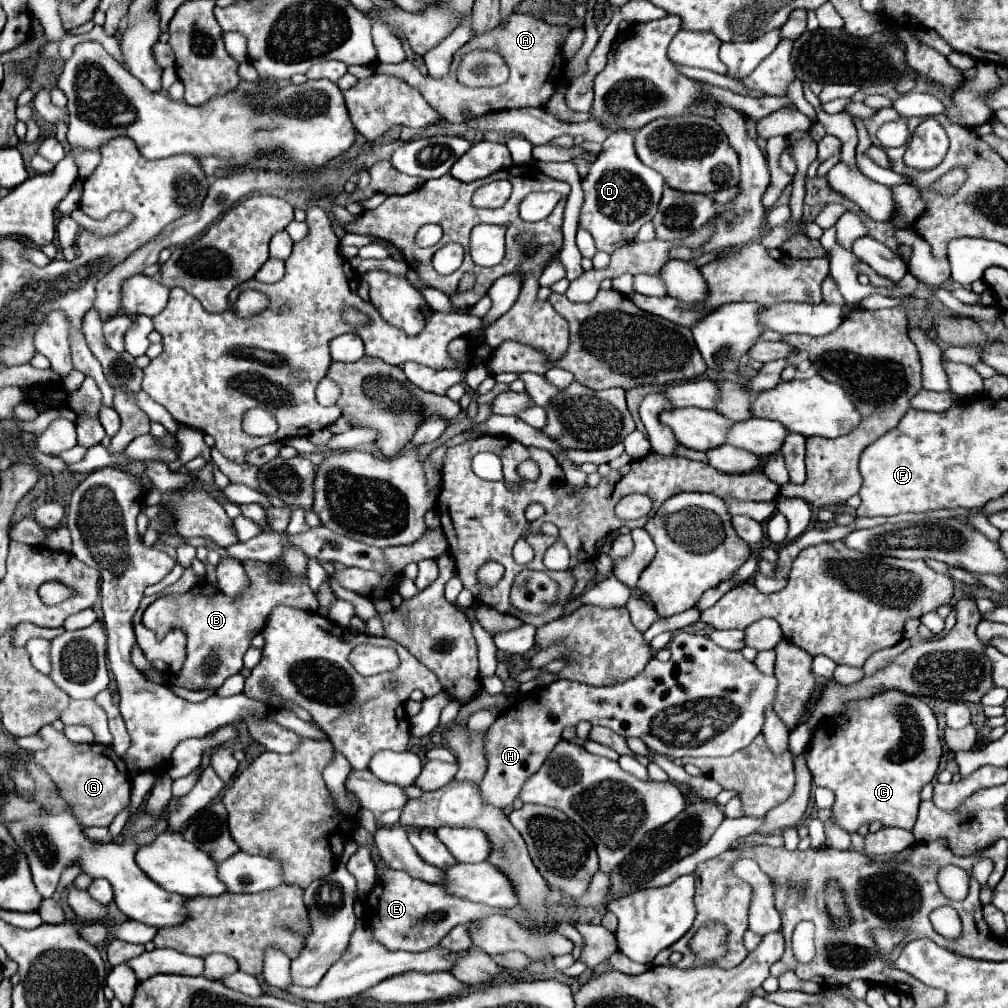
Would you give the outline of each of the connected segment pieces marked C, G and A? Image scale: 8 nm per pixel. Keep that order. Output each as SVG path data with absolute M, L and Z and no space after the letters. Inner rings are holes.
M882 690L878 696L844 704L844 710L839 715L826 719L824 725L816 729L804 756L814 784L836 794L832 820L840 828L846 832L856 832L862 824L882 822L884 828L898 826L912 830L920 804L920 788L928 784L938 770L942 742L938 734L938 722L930 706L924 704L920 696L912 696L900 690Z
M52 726L40 730L48 740L46 750L32 752L34 760L44 766L48 776L62 788L62 798L78 812L78 820L84 826L110 826L114 816L130 802L130 774L122 758L106 756L106 746L100 744L74 744Z
M512 14L510 20L506 22L506 28L494 28L486 34L480 34L472 42L468 42L464 48L460 48L454 56L452 70L446 78L436 80L432 76L422 76L416 66L408 60L400 64L378 64L376 72L382 74L392 74L402 80L406 80L410 86L418 88L426 102L448 122L462 122L464 110L470 110L472 116L476 114L486 114L486 112L498 112L498 110L512 110L512 108L526 108L526 106L544 106L546 100L552 96L554 90L554 66L560 62L560 46L564 38L568 36L568 26L552 26L544 20L526 16L526 14ZM472 50L494 50L500 54L508 68L510 76L504 84L496 88L468 88L458 82L456 78L456 68L460 64L460 58Z

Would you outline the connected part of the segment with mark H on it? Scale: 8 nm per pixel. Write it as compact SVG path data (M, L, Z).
M678 632L668 644L672 658L660 662L652 658L646 668L634 678L612 684L612 686L588 686L582 682L572 682L558 678L550 686L536 688L534 692L518 698L510 708L506 708L496 722L486 732L486 758L488 770L480 782L482 796L488 804L506 808L520 794L524 782L538 772L552 748L562 740L562 732L568 726L578 726L578 722L590 722L594 726L606 726L624 738L640 738L652 752L666 758L680 760L684 756L730 756L746 748L762 730L762 712L774 702L774 676L762 676L752 662L748 662L742 652L726 652L718 648L708 636Z

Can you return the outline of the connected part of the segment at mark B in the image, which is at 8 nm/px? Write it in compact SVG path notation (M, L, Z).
M242 560L244 572L248 576L248 586L246 592L238 598L230 598L226 594L222 594L214 584L198 584L196 588L182 592L182 594L168 594L168 596L160 596L156 602L152 602L146 612L144 612L144 626L154 630L156 636L162 636L170 630L182 630L188 636L186 642L186 662L182 666L182 670L170 678L170 682L174 686L184 686L188 690L218 690L224 680L232 674L238 674L242 668L242 656L244 652L250 648L252 638L262 632L270 612L284 604L284 606L292 606L292 608L300 608L300 610L316 610L318 602L314 592L308 586L308 578L306 576L294 576L288 574L286 580L274 580L272 576L272 568L282 566L282 560L276 562L258 562L258 560Z

